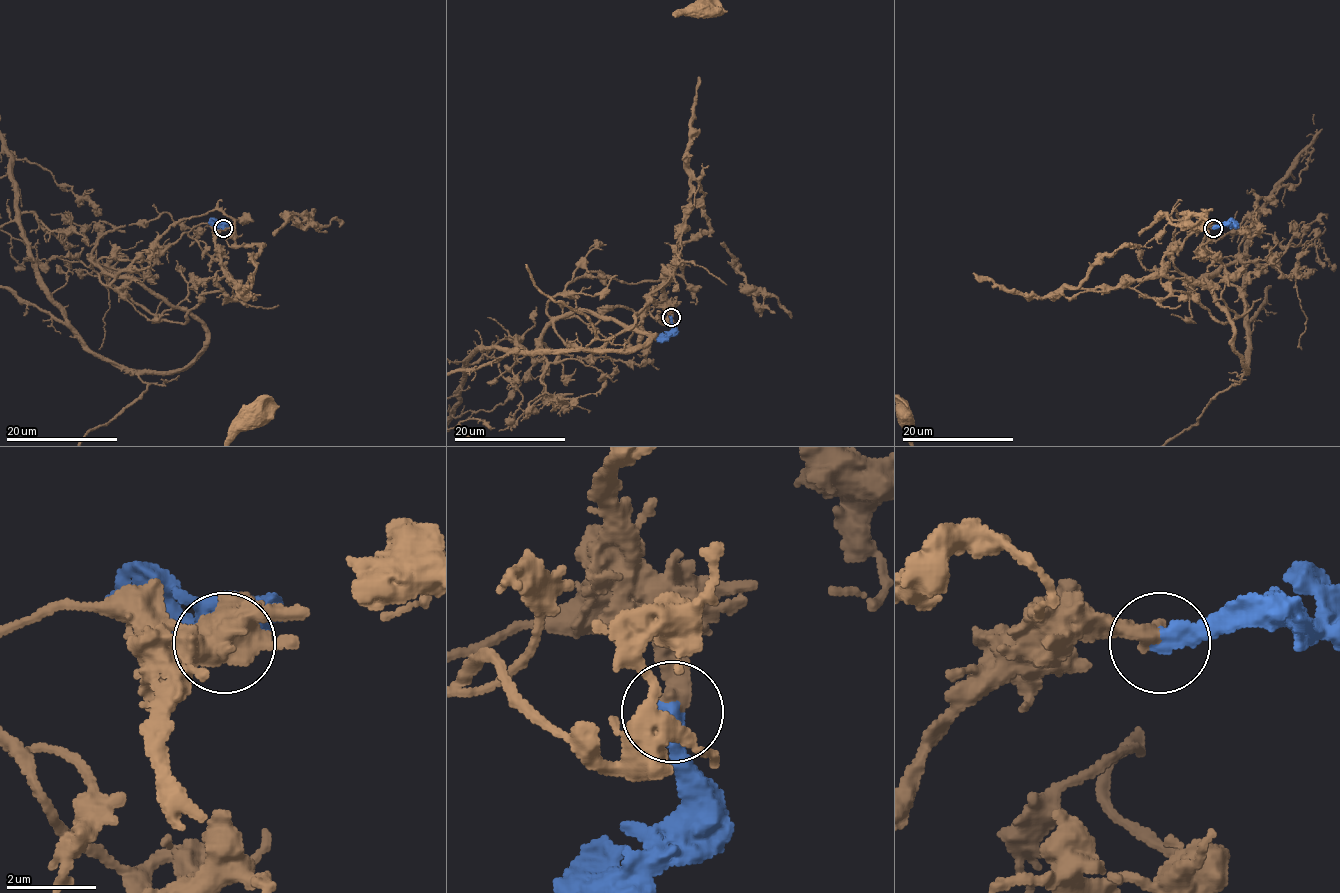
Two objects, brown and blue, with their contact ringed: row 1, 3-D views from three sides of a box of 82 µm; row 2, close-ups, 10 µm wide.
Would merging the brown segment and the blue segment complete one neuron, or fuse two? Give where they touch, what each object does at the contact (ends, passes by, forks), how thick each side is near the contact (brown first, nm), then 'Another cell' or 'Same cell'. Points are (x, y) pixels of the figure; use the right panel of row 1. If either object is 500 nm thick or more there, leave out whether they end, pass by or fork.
Place: (1213, 228). At the ring brown ends. At the ring blue ends. Thickness 460 nm (brown) against 420 nm. Same cell

